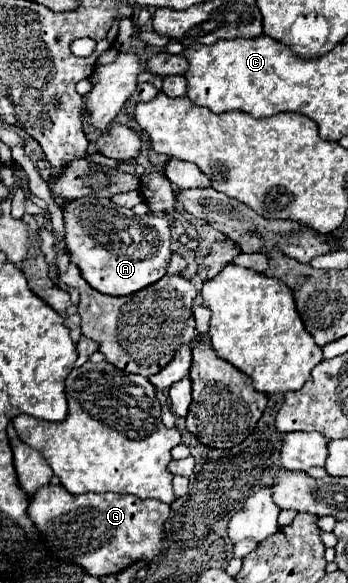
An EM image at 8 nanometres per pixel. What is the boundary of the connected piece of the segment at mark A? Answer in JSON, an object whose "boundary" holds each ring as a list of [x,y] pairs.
{"boundary":[[[110,198],[70,200],[64,212],[66,246],[82,278],[102,294],[126,296],[158,282],[170,264],[170,228],[164,216],[136,216],[128,208],[116,206]]]}

